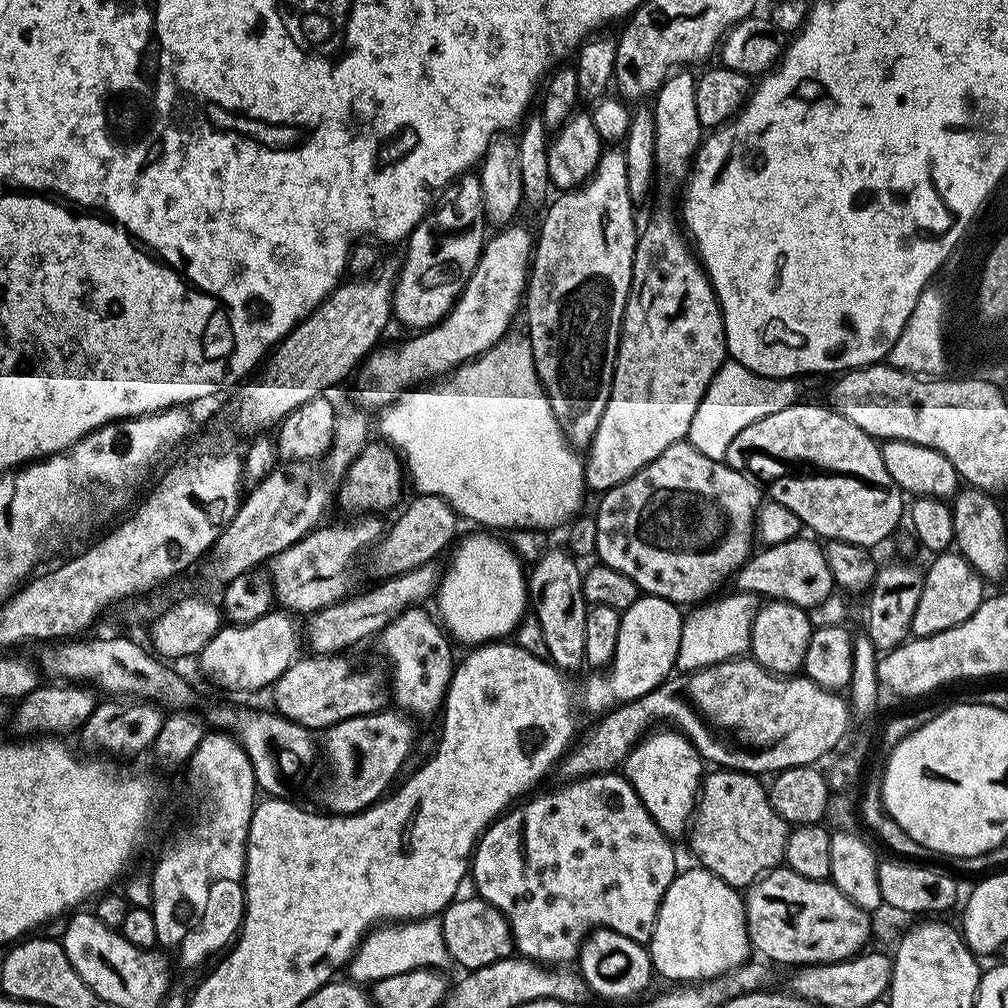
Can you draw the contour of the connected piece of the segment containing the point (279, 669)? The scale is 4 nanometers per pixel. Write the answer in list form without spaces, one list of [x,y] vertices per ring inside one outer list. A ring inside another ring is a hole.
[[[273,610],[249,624],[221,626],[218,634],[214,634],[200,651],[201,674],[232,692],[256,692],[259,688],[275,685],[280,675],[298,659],[296,651],[300,644],[302,648],[302,632],[299,627],[296,629],[296,620],[297,617],[287,610]]]

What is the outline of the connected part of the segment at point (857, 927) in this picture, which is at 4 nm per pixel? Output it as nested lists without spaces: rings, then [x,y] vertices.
[[[787,866],[772,869],[760,877],[747,889],[744,896],[744,909],[748,919],[748,939],[751,947],[761,952],[759,955],[773,965],[792,964],[829,964],[839,960],[849,960],[865,951],[864,944],[873,935],[873,917],[864,909],[854,906],[842,890],[838,890],[828,880],[811,880],[802,878],[802,874],[794,874]]]

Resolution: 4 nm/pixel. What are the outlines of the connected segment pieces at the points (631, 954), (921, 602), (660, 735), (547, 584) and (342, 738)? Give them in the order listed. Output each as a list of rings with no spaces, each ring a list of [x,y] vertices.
[[[595,928],[583,937],[578,949],[578,971],[588,984],[589,991],[608,1000],[624,1000],[640,993],[654,978],[651,956],[645,945],[609,928]]]
[[[955,550],[939,553],[936,560],[924,572],[922,598],[918,598],[918,607],[914,609],[912,636],[929,636],[938,634],[942,630],[950,630],[978,610],[978,606],[986,599],[986,581],[970,566],[965,556]]]
[[[675,730],[649,731],[638,741],[624,759],[622,775],[634,786],[642,806],[654,818],[658,830],[670,838],[683,837],[692,823],[692,813],[700,794],[700,785],[706,775],[706,761],[681,732]]]
[[[549,547],[542,558],[531,565],[528,589],[534,614],[544,632],[549,661],[559,670],[571,672],[584,664],[588,601],[582,594],[583,573],[578,566],[579,561],[567,549],[560,548]]]
[[[388,711],[346,718],[323,733],[322,752],[328,755],[328,764],[332,767],[332,777],[324,788],[323,807],[329,813],[363,812],[393,787],[392,779],[412,752],[416,732],[412,729],[413,721],[403,711]]]

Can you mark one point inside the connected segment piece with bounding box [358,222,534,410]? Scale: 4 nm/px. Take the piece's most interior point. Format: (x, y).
(482, 314)

